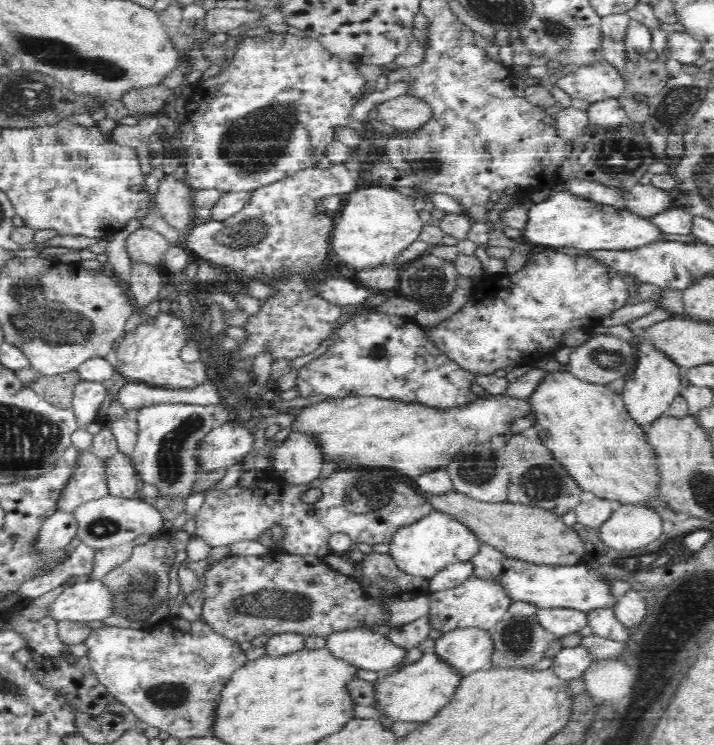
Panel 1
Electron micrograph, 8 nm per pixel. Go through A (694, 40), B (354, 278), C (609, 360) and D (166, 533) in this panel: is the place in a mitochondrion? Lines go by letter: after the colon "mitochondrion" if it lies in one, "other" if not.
A: other
B: other
C: mitochondrion
D: other

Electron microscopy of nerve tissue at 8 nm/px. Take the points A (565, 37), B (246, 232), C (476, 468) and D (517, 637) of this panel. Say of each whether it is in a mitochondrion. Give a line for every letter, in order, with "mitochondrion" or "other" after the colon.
A: mitochondrion
B: mitochondrion
C: mitochondrion
D: mitochondrion

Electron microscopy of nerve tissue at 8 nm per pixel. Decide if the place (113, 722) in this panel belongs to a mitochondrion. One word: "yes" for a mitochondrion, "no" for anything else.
no

